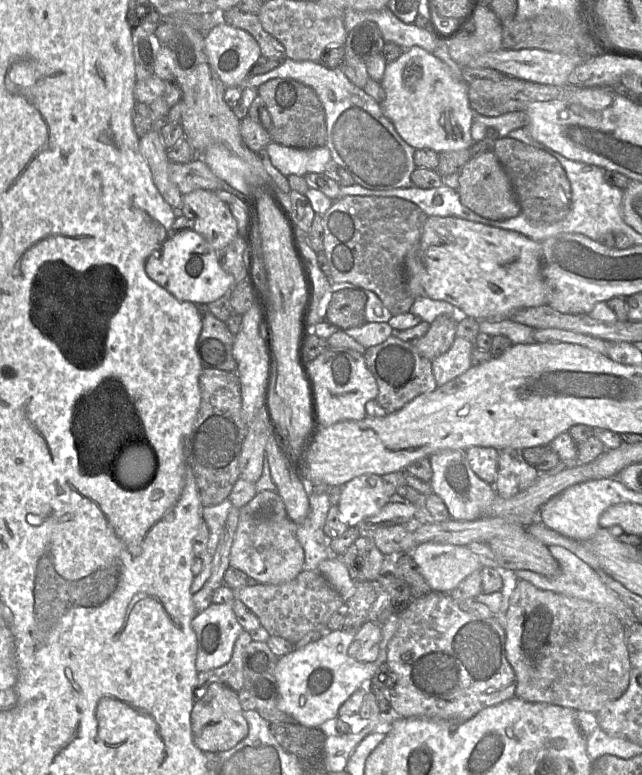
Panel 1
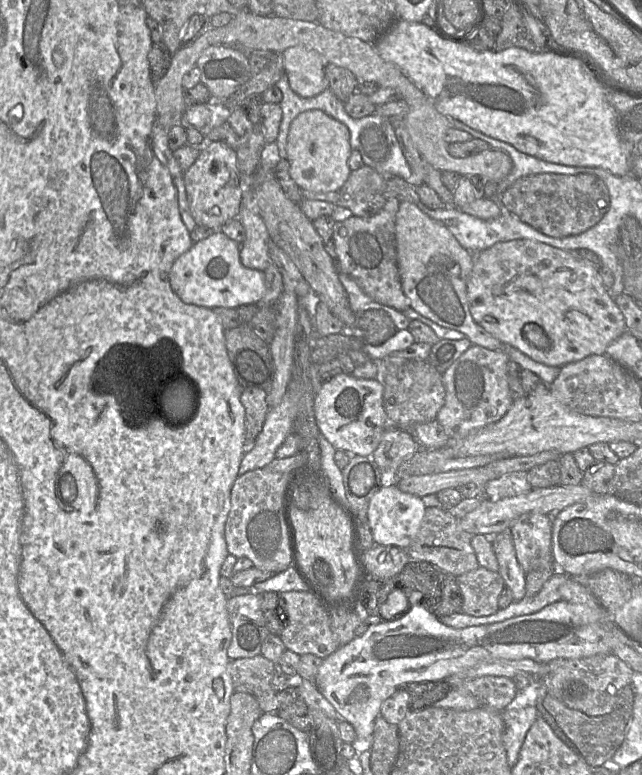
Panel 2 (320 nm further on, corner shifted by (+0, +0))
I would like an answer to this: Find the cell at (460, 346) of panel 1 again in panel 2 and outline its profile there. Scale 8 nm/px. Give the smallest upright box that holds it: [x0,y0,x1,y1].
[437,347,514,439]

